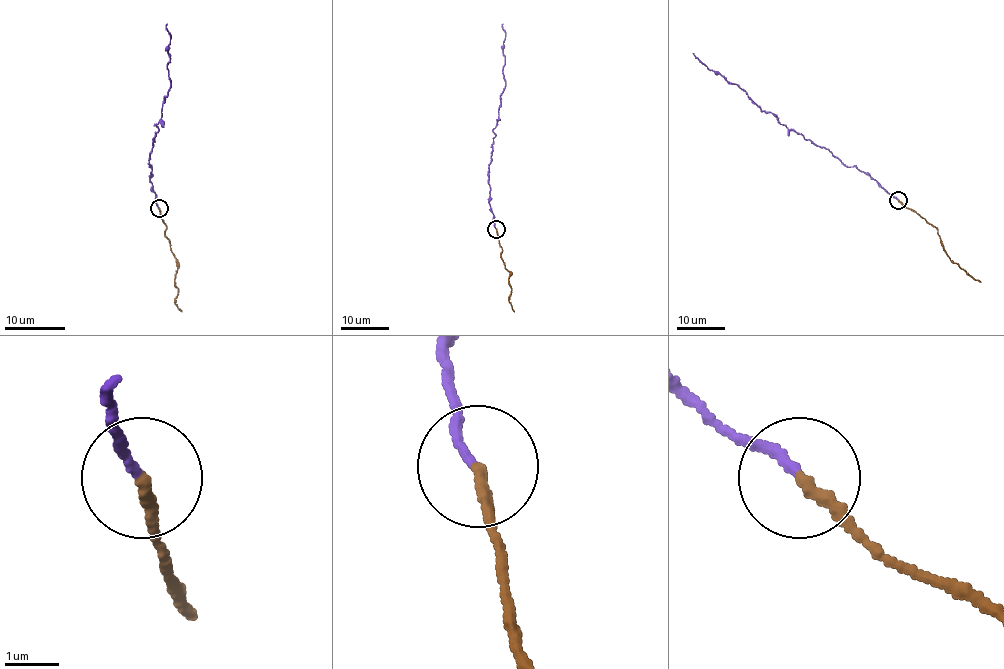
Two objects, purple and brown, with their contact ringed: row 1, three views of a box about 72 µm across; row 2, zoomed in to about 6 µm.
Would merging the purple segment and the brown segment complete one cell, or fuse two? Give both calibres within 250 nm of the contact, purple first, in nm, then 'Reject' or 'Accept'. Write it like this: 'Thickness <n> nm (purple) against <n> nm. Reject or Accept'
Thickness 170 nm (purple) against 240 nm. Reject

